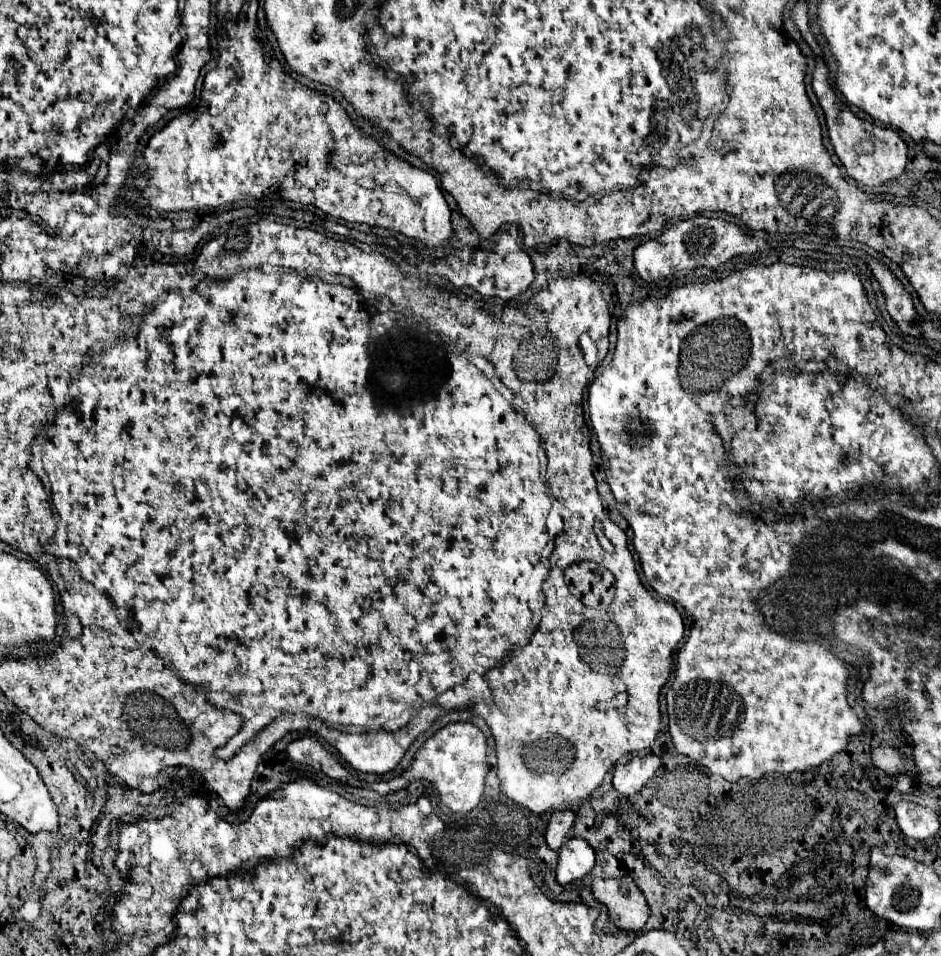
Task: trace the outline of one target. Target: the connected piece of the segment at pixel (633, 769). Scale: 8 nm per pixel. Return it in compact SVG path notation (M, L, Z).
M654 753L648 755L636 755L624 765L616 765L614 769L614 789L622 795L638 793L648 779L660 769L662 759Z

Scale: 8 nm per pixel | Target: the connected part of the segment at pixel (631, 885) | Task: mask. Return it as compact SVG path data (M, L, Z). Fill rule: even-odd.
M632 877L594 879L590 891L608 909L610 921L622 931L640 931L648 919L648 905Z

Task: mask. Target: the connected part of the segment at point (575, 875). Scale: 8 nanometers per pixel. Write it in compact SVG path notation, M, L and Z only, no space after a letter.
M568 839L558 849L556 881L560 885L582 879L594 867L594 849L584 839Z

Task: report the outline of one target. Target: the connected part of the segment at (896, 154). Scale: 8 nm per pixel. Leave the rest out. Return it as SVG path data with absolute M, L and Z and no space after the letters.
M824 71L812 77L812 89L818 97L818 103L826 115L826 125L828 125L828 135L834 145L834 153L842 161L846 173L856 179L858 183L864 185L882 185L890 179L896 179L902 175L906 167L906 153L908 147L900 139L900 135L888 127L878 127L870 121L858 119L848 107L840 109L836 107L836 95L828 85L828 77Z

